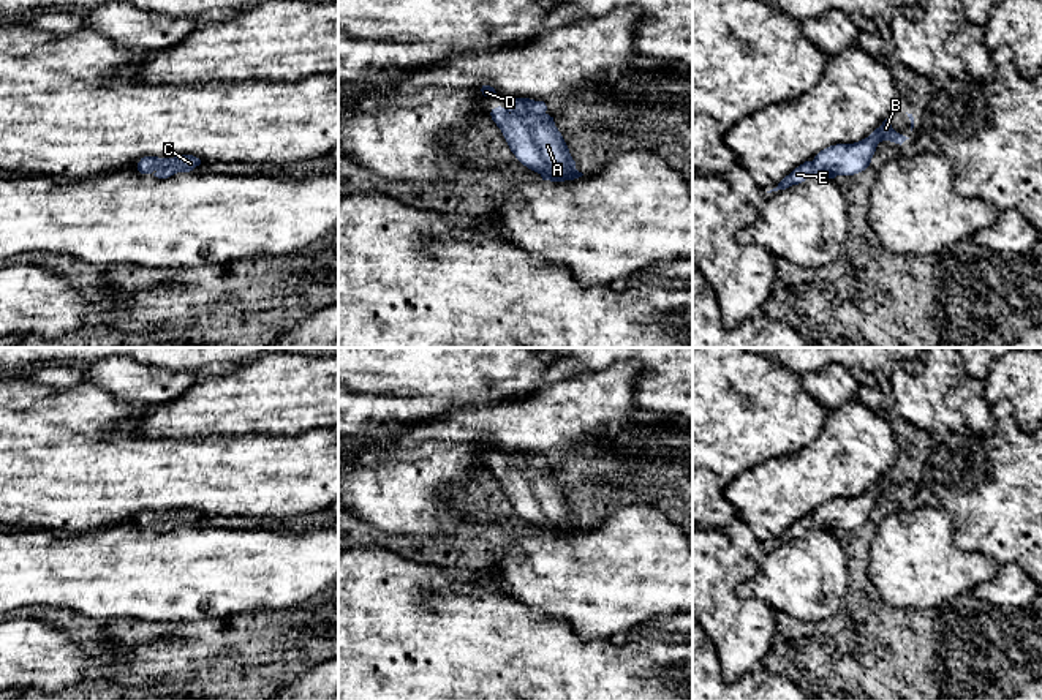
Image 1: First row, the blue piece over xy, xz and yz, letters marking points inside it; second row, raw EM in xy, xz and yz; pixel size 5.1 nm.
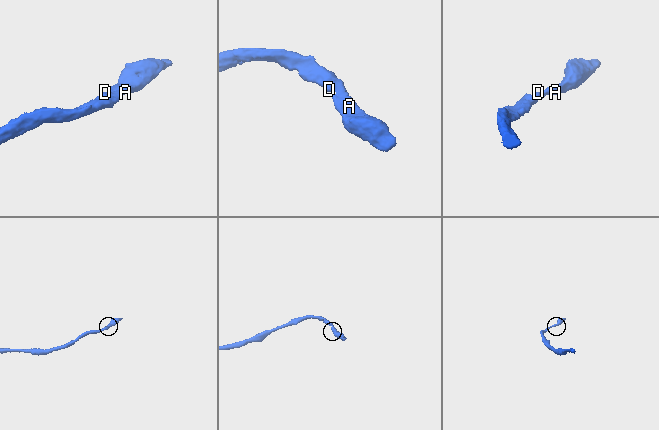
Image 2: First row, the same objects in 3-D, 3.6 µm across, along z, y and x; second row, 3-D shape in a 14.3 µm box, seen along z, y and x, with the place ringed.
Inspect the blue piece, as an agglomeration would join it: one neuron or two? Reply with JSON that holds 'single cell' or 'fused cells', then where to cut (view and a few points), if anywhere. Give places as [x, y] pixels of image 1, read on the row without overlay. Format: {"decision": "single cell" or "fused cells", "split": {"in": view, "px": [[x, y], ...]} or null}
{"decision": "single cell", "split": null}

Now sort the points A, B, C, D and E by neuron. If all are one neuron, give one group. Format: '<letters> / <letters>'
A B C D E

